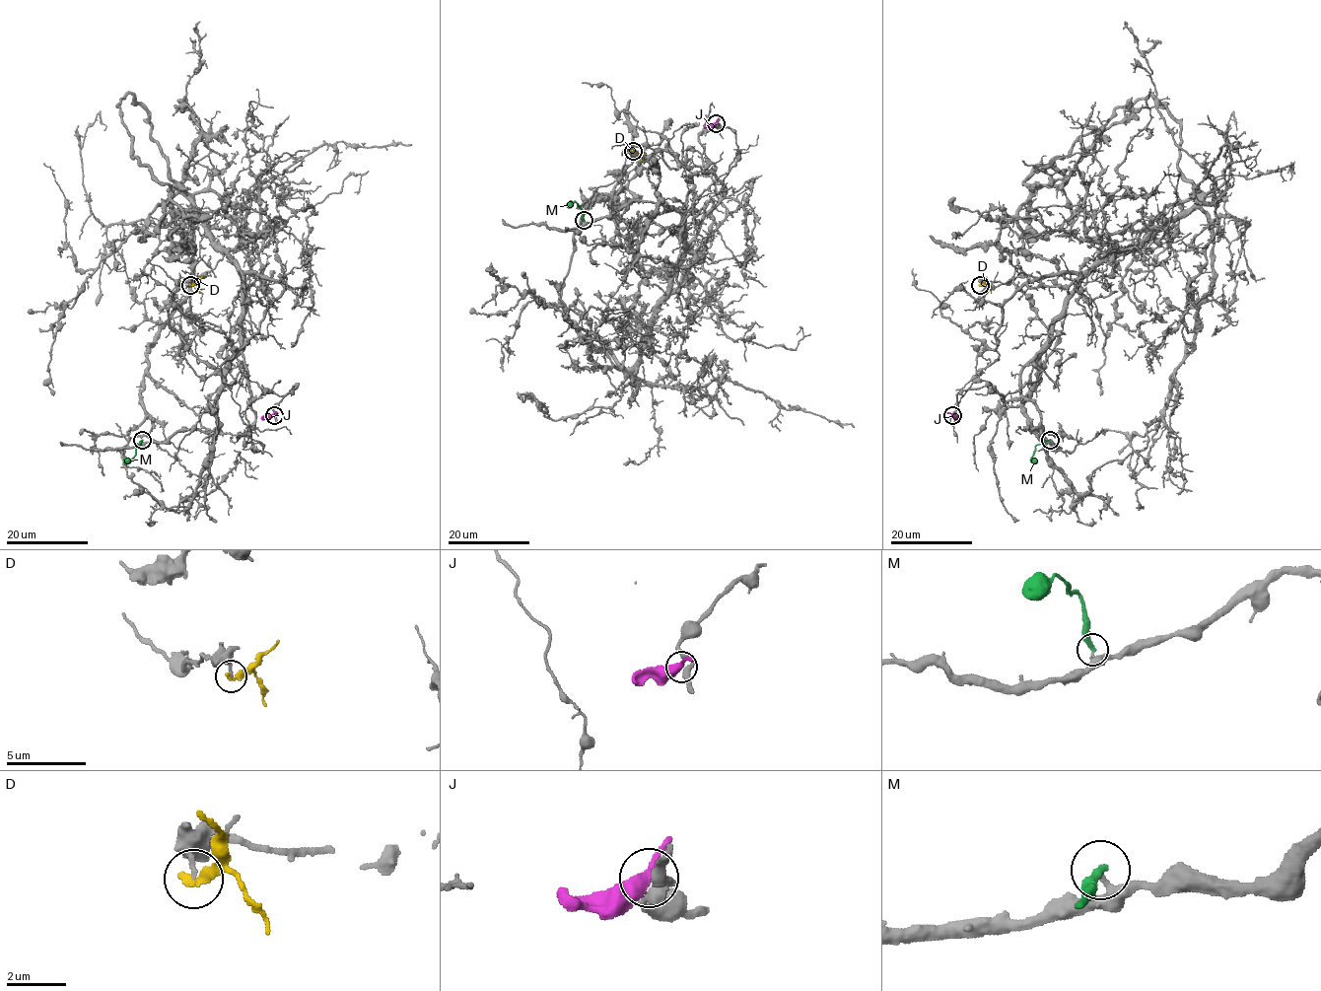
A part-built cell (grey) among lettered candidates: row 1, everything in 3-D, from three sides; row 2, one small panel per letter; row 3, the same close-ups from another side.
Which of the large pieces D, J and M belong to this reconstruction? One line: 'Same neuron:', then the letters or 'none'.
Same neuron: none

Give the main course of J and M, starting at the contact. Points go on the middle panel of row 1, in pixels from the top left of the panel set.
J: (716, 123), (704, 125)
M: (584, 220), (583, 210), (574, 202), (566, 207)

